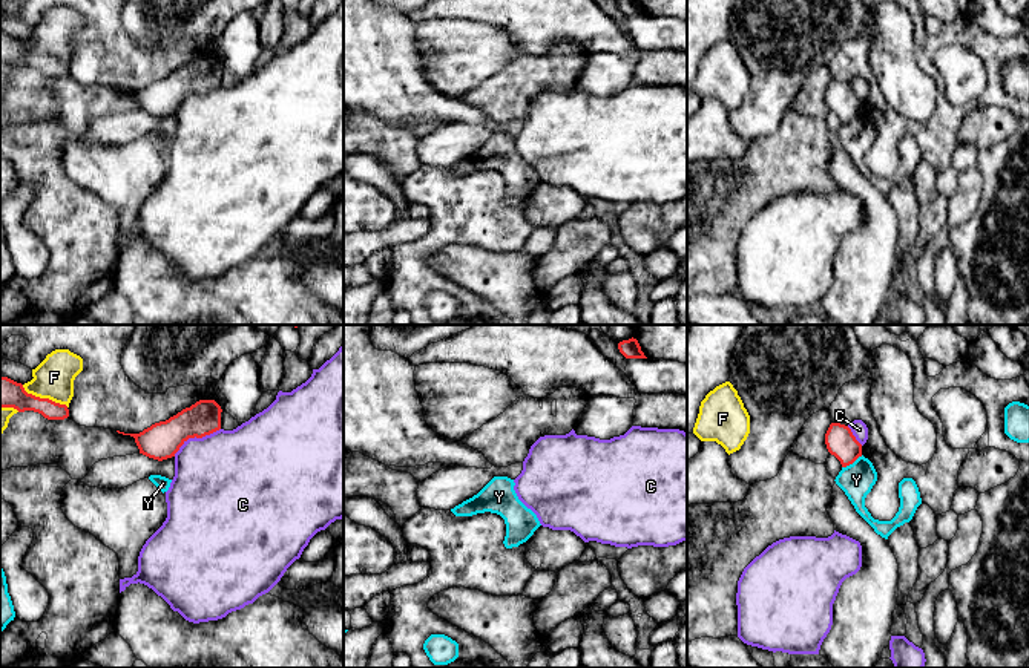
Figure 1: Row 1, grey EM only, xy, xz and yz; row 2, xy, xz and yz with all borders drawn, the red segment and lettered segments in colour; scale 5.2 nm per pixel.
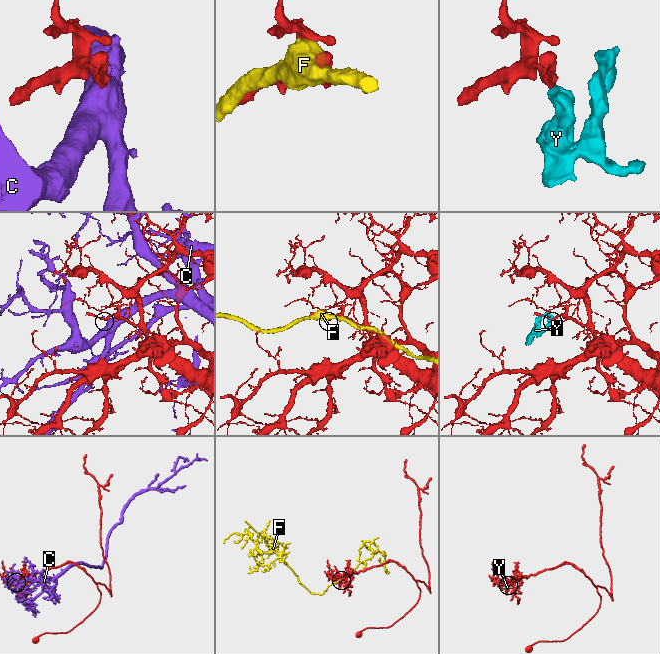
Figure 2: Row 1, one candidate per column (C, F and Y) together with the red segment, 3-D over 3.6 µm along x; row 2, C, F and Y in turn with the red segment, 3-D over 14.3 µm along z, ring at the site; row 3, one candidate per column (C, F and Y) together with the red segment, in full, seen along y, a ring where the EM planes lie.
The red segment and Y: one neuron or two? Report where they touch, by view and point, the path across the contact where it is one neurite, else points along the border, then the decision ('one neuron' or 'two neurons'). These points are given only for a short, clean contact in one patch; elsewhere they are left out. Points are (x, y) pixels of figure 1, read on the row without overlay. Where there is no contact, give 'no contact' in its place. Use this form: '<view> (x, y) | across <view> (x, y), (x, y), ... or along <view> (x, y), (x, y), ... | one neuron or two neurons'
yz (851, 120) | along yz (862, 112), (842, 124) | two neurons

